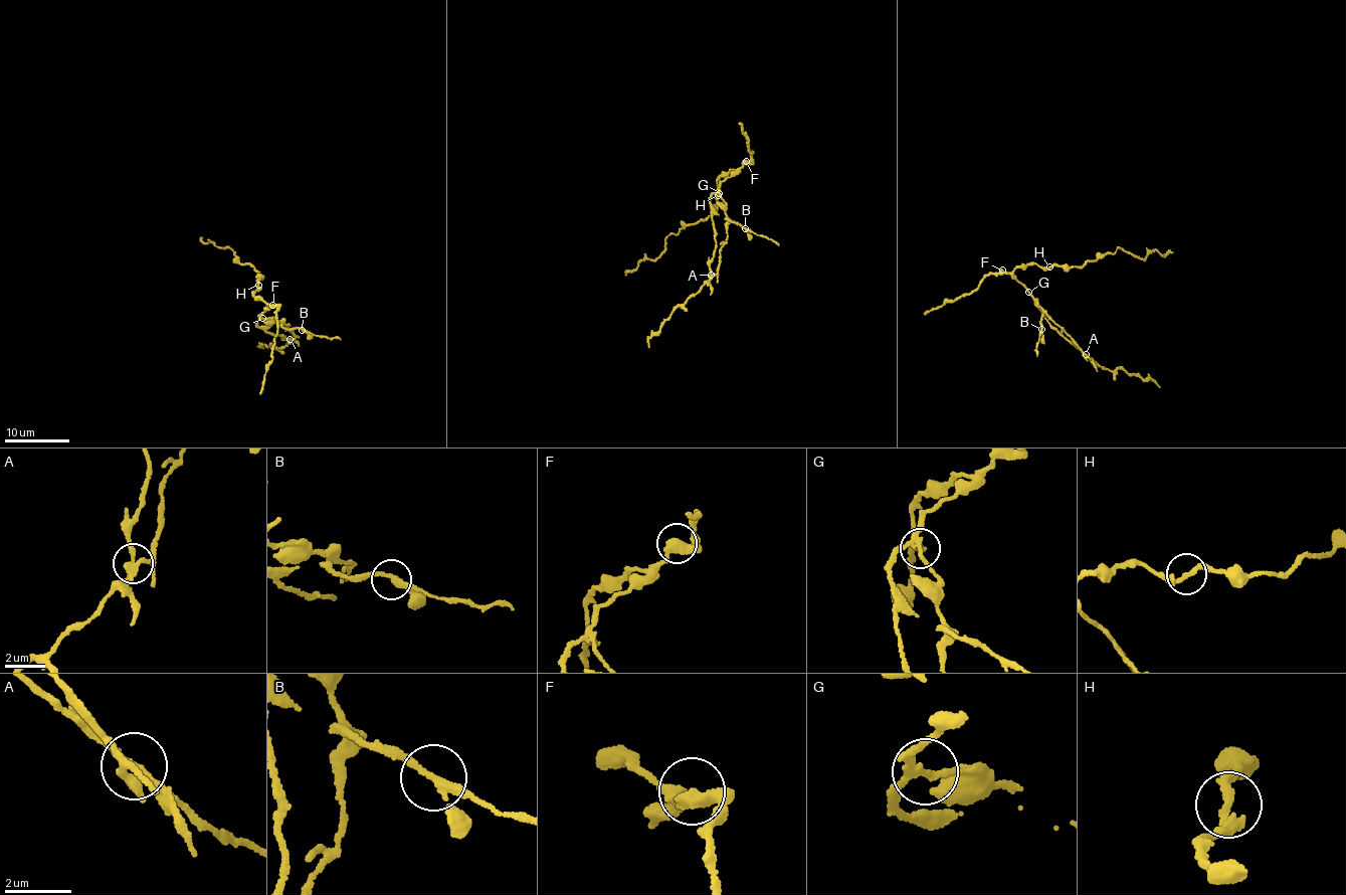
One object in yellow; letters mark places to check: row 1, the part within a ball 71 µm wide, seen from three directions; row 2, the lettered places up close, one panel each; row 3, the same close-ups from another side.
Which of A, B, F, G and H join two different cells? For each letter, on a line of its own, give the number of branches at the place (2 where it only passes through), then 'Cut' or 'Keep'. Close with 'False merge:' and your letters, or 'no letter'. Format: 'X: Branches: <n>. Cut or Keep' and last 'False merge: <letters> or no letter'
A: Branches: 3. Cut
B: Branches: 3. Keep
F: Branches: 3. Keep
G: Branches: 3. Cut
H: Branches: 3. Keep
False merge: A, G

